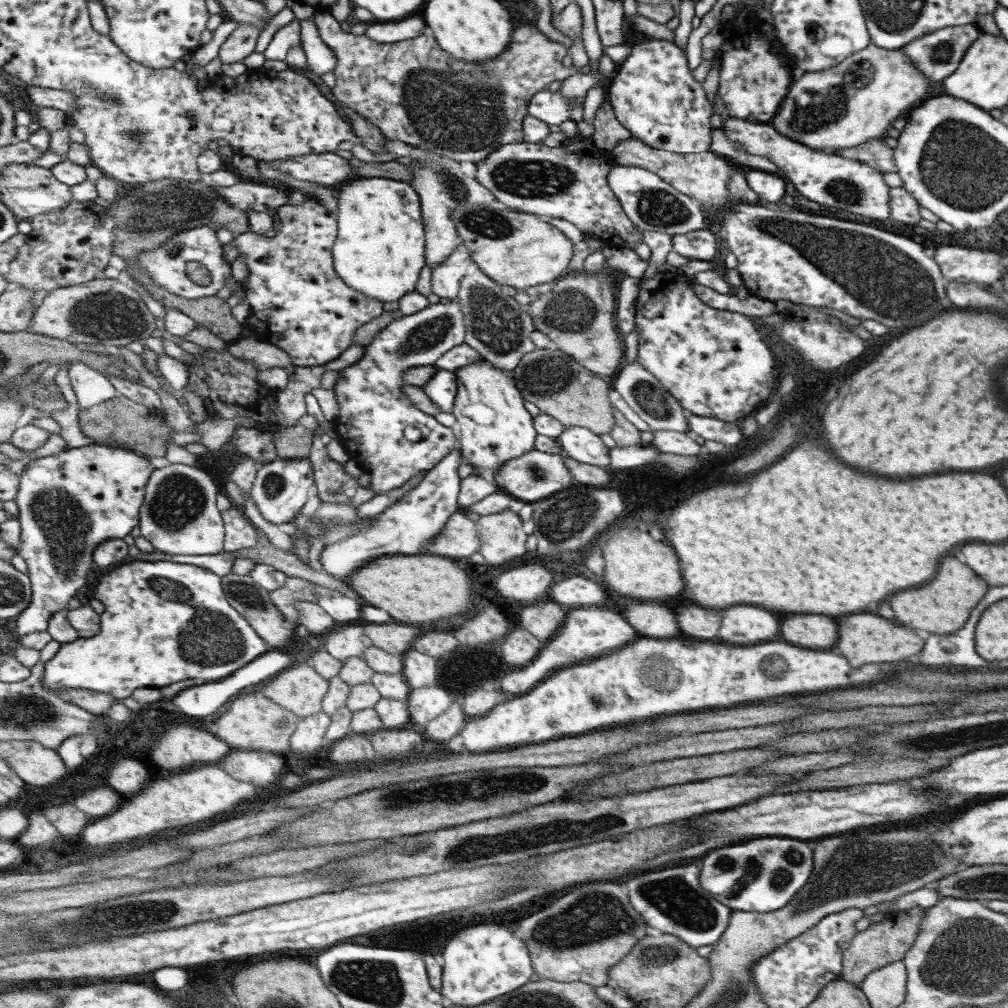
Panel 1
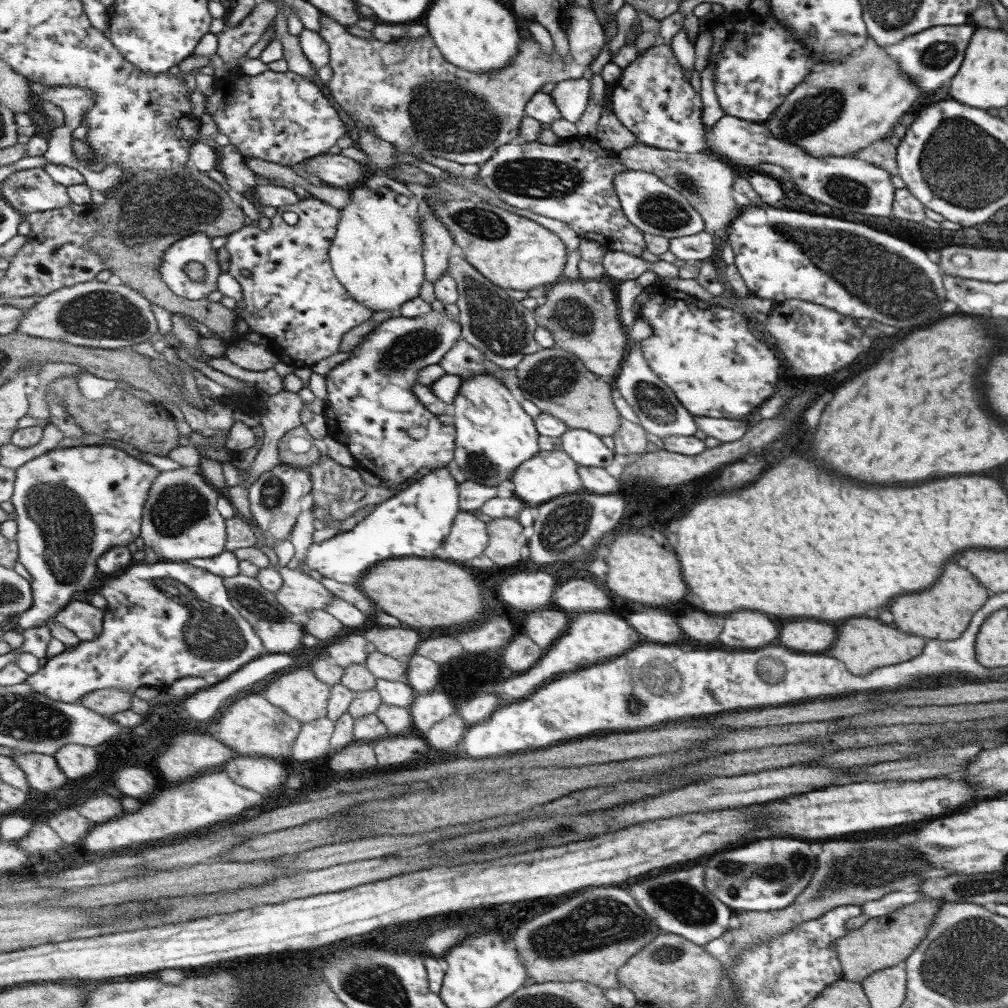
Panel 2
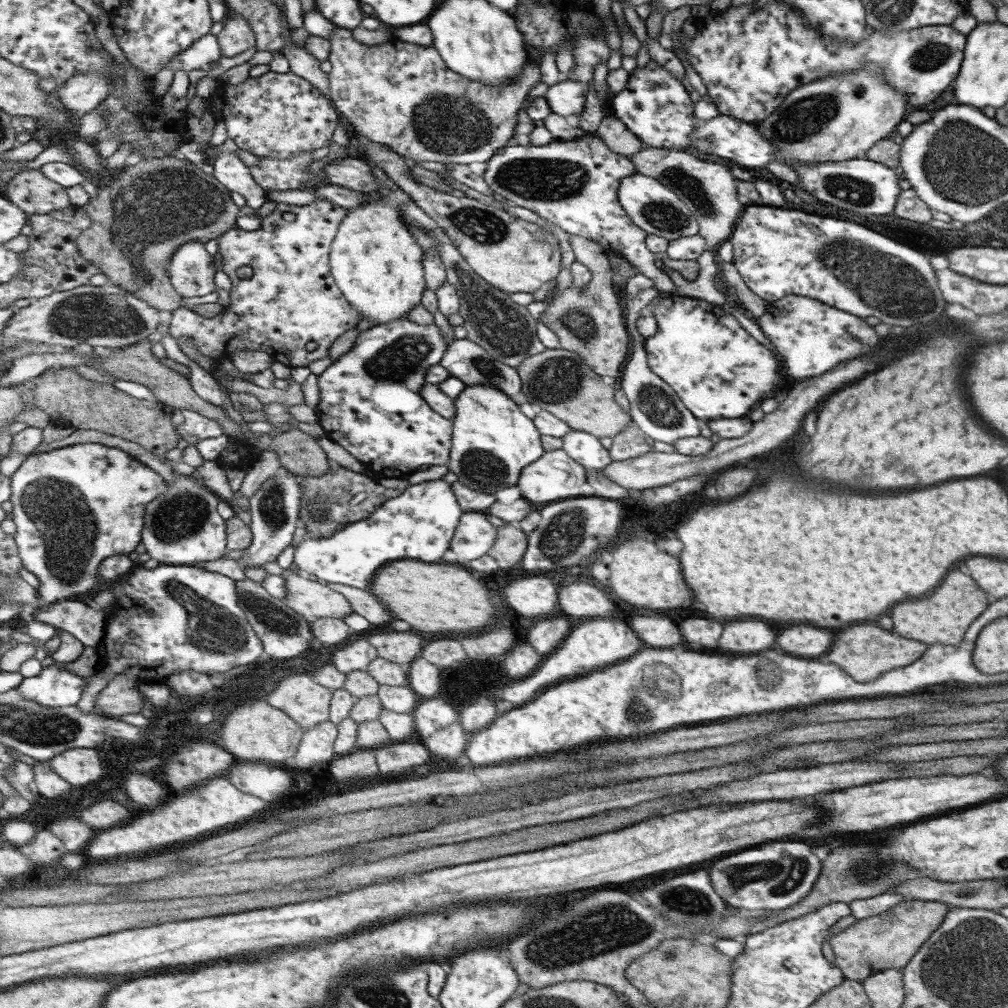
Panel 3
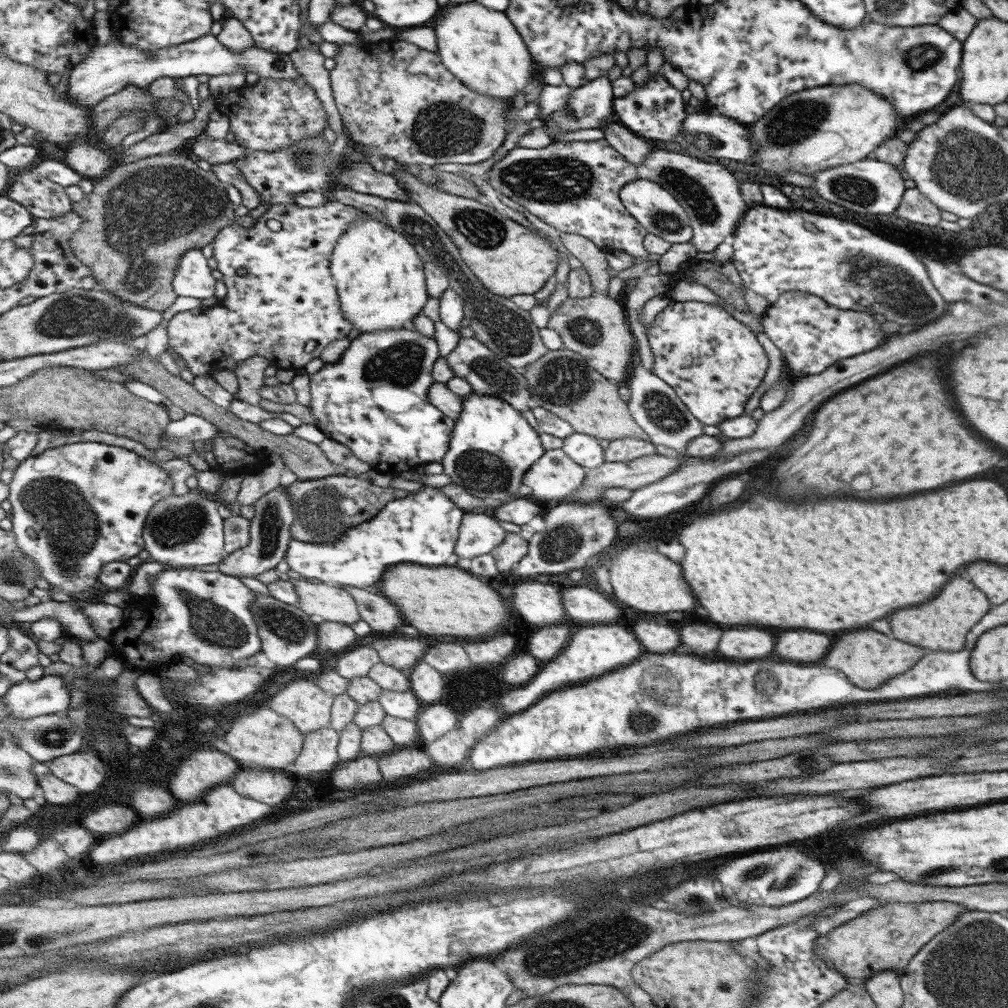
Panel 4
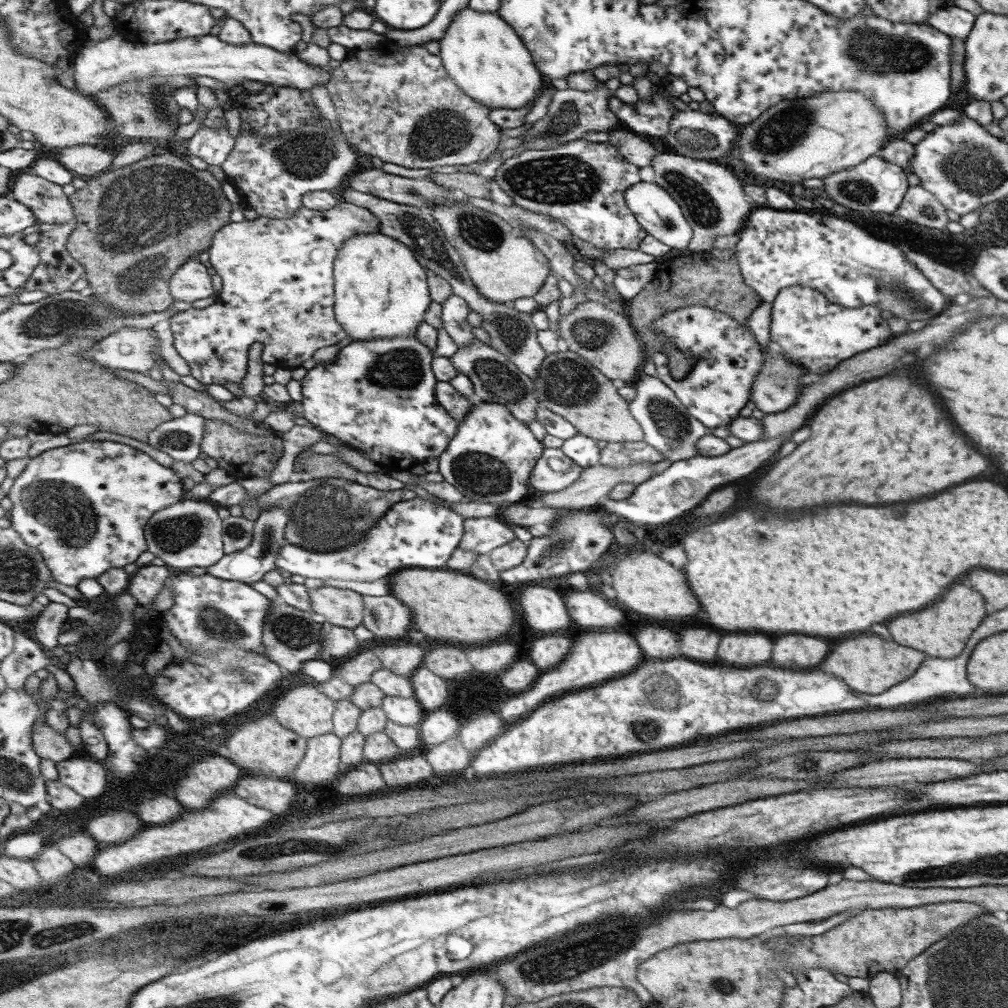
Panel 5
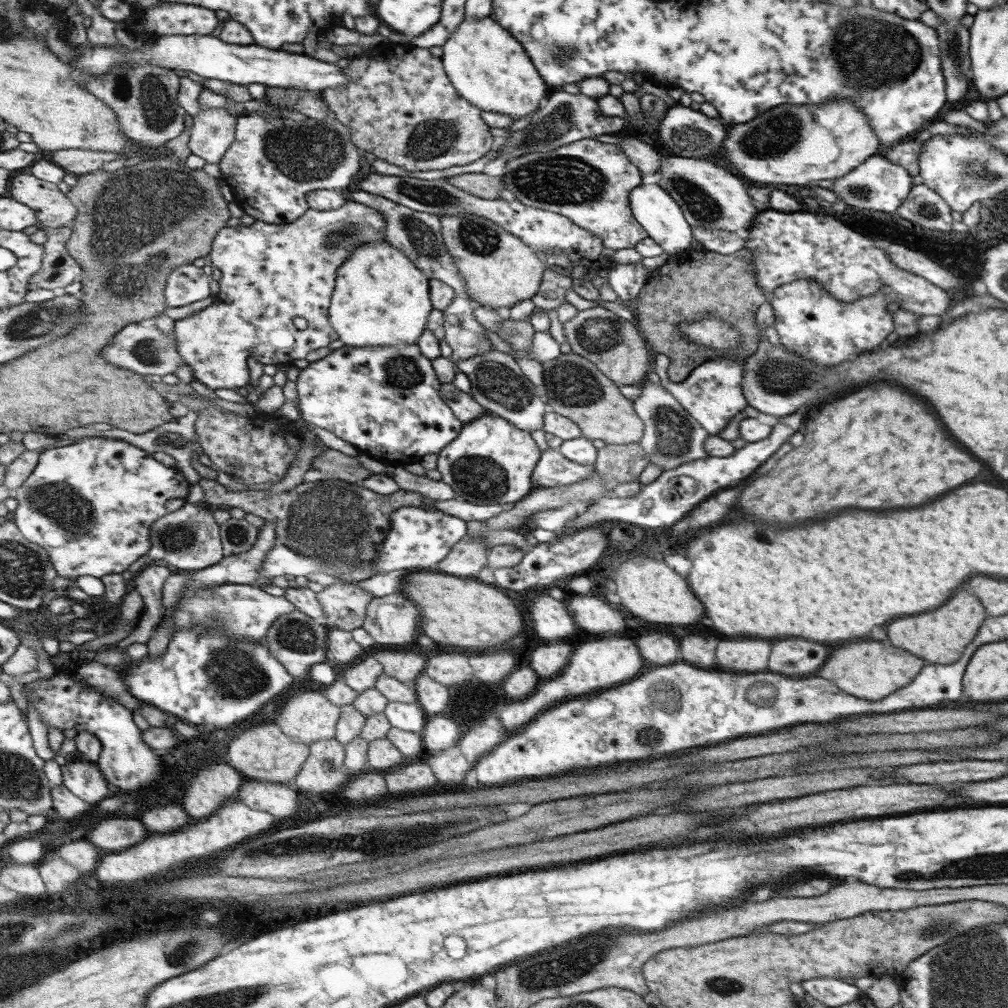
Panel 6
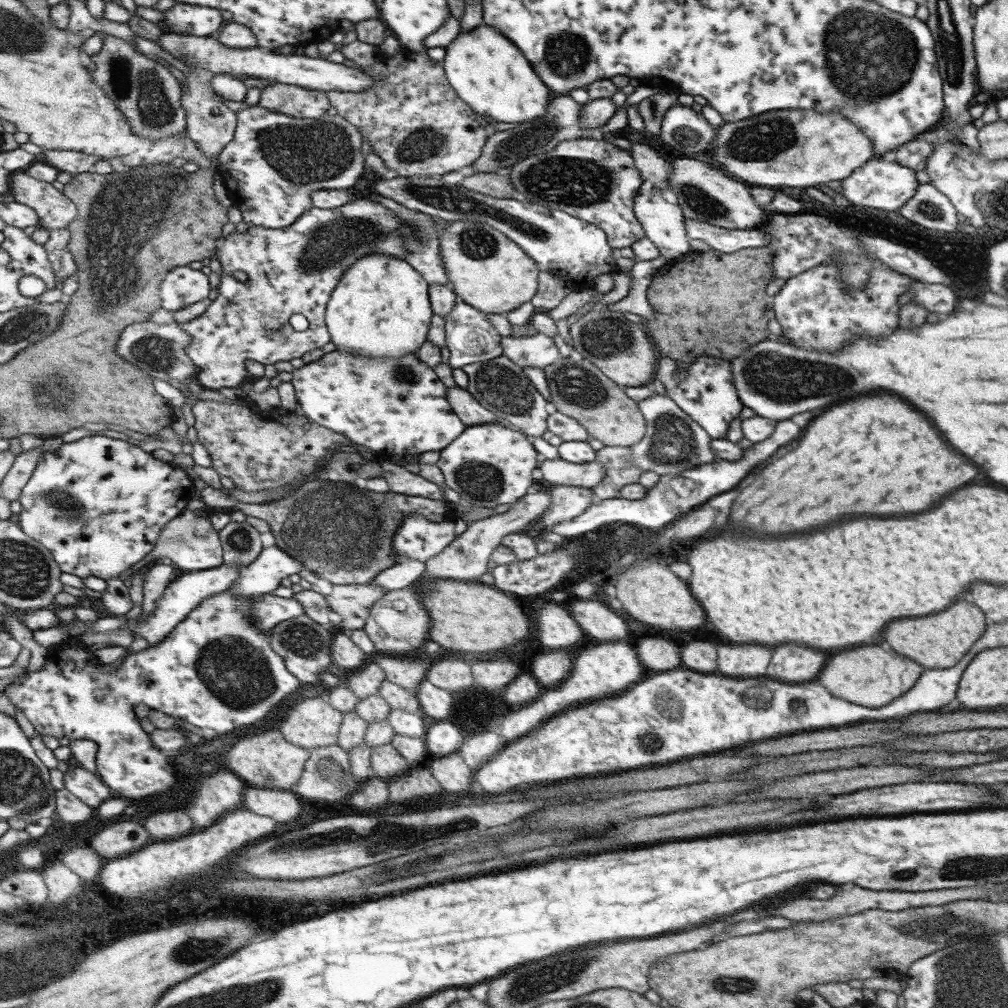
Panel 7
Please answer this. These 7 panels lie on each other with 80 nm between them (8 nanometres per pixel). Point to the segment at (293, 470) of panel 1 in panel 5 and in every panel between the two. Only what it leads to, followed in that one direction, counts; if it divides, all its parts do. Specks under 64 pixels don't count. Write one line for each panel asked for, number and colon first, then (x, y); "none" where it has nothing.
2: (276, 497)
3: (274, 514)
4: (272, 531)
5: (249, 565)

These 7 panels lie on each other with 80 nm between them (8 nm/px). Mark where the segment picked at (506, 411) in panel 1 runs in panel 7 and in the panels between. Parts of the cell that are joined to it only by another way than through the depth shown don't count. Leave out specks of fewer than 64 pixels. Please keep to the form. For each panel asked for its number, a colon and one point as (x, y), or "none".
2: (495, 435)
3: (493, 442)
4: (493, 445)
5: (491, 459)
6: (492, 461)
7: (491, 464)

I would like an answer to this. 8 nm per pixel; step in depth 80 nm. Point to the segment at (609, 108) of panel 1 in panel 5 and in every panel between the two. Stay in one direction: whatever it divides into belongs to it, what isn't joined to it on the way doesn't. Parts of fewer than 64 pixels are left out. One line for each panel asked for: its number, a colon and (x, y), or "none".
2: (611, 133)
3: (614, 132)
4: (634, 148)
5: (637, 149)

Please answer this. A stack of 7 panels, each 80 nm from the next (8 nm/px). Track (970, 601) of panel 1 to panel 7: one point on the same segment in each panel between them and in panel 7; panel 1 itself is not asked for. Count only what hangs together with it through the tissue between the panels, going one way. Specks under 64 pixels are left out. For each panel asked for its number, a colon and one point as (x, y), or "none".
2: (942, 611)
3: (942, 617)
4: (940, 624)
5: (941, 630)
6: (940, 636)
7: (935, 642)

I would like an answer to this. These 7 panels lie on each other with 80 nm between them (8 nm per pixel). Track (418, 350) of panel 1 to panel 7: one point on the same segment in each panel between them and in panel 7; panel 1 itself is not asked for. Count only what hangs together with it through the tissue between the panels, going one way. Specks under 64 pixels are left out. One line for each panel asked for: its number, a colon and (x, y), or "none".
2: (372, 406)
3: (371, 403)
4: (375, 399)
5: (378, 396)
6: (386, 401)
7: (393, 406)

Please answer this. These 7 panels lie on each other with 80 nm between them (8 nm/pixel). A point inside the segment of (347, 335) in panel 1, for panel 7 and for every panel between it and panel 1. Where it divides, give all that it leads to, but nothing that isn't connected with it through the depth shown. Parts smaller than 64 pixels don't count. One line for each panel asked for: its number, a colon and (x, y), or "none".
2: (295, 305)
3: (292, 298)
4: (288, 296)
5: (279, 290)
6: (271, 273)
7: (292, 270)

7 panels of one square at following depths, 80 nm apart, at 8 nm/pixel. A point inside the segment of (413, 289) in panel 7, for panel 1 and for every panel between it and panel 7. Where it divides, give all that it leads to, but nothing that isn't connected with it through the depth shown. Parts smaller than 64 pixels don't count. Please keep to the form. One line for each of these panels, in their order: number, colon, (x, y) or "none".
1: (381, 248)
2: (378, 254)
3: (376, 260)
4: (381, 277)
5: (382, 290)
6: (382, 298)

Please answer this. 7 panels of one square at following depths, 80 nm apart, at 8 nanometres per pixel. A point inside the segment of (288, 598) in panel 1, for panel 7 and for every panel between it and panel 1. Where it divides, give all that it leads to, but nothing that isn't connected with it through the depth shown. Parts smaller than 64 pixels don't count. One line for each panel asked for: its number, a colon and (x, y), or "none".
2: (300, 594)
3: (311, 598)
4: (332, 604)
5: (341, 607)
6: (347, 603)
7: (353, 602)

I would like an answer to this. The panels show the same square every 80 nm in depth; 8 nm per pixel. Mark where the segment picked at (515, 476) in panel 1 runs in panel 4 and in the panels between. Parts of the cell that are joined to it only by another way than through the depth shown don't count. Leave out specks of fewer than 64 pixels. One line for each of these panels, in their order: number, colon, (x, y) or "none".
2: (550, 474)
3: (556, 476)
4: (556, 475)

